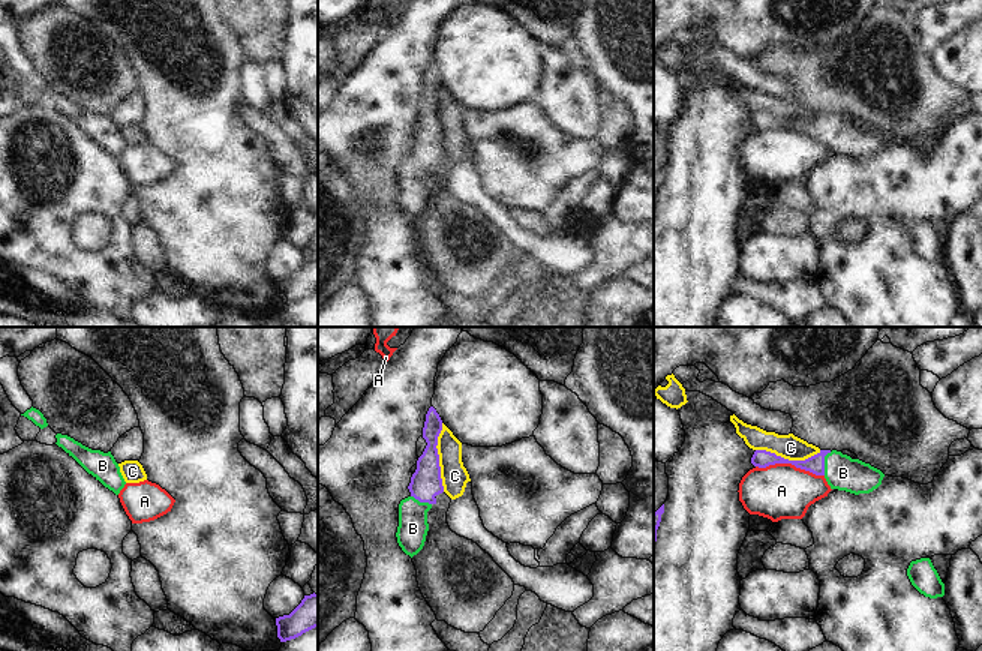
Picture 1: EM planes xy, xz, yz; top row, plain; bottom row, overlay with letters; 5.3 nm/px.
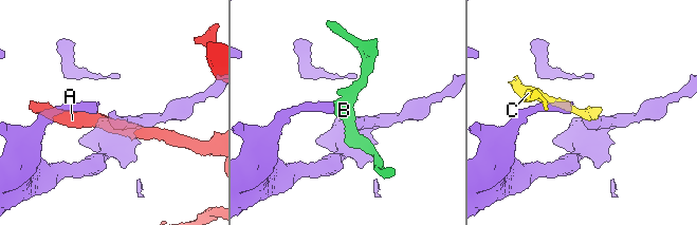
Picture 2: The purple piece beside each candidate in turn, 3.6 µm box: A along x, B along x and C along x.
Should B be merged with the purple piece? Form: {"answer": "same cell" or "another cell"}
{"answer": "same cell"}

